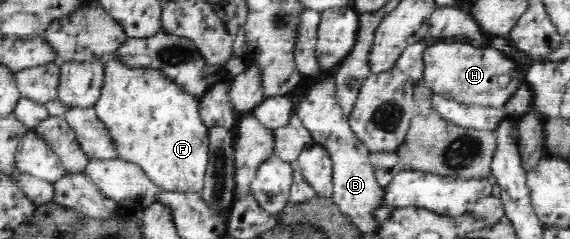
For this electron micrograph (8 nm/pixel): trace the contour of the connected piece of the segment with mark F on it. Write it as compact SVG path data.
M106 57L106 78L104 86L101 90L101 95L95 101L94 107L100 120L106 125L110 137L112 137L115 149L116 158L132 163L140 167L140 171L144 171L144 175L150 179L150 182L155 187L158 187L160 191L164 192L178 192L184 194L196 194L201 193L205 187L205 176L209 163L209 126L202 120L200 112L200 101L194 95L189 95L187 92L182 91L182 88L172 80L168 79L166 75L160 73L160 71L150 69L128 69L128 67L118 63L113 57Z

